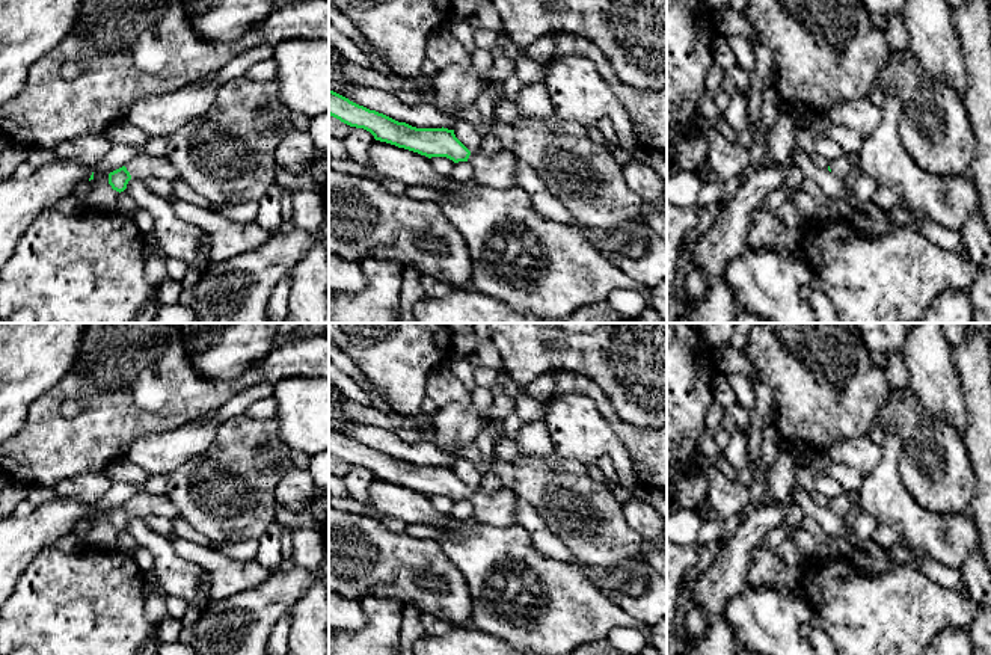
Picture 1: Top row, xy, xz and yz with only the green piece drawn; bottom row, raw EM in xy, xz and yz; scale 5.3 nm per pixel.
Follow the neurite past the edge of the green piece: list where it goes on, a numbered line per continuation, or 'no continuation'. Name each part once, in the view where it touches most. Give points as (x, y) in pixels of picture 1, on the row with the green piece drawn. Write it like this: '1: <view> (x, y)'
1: xy (144, 166)

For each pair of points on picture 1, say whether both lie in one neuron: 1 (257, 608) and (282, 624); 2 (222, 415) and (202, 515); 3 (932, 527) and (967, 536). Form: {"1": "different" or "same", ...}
{"1": "different", "2": "different", "3": "same"}

